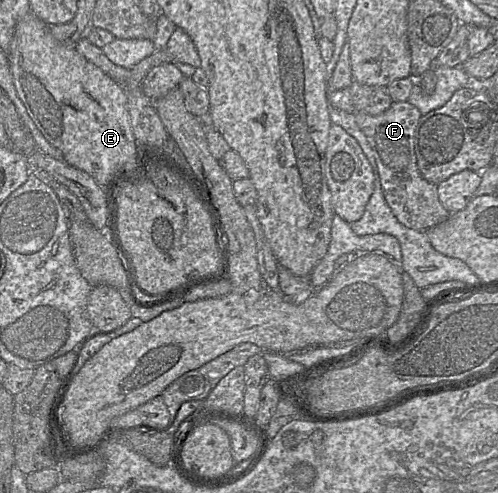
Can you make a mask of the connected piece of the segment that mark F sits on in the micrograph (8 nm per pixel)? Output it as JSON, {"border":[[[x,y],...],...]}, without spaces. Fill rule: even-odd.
{"border":[[[408,101],[393,102],[379,115],[354,112],[358,127],[366,136],[378,168],[384,198],[397,220],[407,228],[426,231],[450,217],[441,204],[437,185],[425,180],[419,172],[414,151],[415,131],[422,114]]]}

